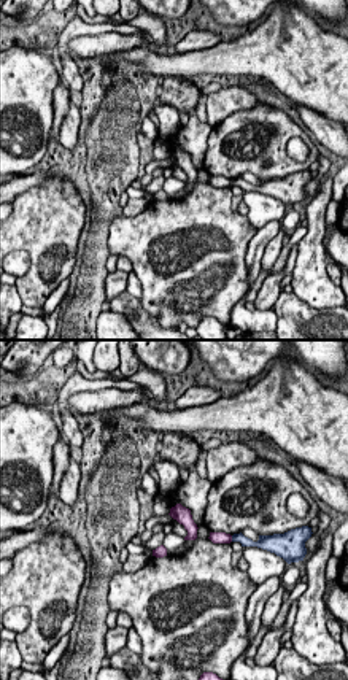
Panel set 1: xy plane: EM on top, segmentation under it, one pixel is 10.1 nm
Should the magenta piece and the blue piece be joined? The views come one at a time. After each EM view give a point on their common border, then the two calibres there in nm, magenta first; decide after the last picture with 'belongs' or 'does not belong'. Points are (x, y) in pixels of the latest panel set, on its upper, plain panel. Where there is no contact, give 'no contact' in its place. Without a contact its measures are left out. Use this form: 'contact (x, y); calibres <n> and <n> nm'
contact (231, 183); calibres 130 and 100 nm

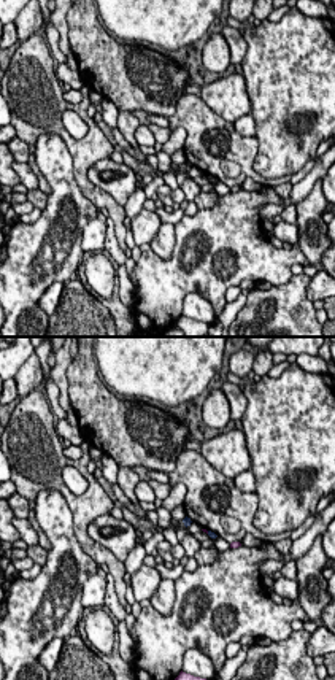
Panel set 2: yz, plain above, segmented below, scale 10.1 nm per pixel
no contact

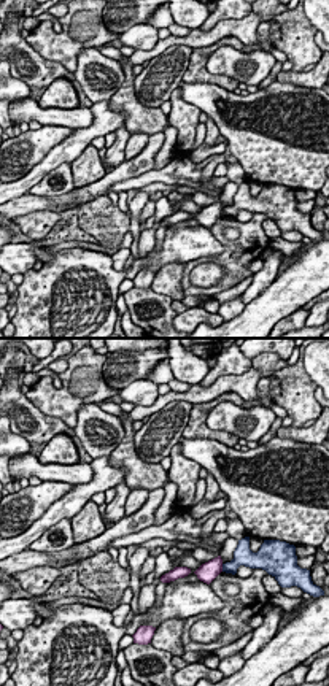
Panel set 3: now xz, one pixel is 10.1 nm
contact (221, 211); calibres 200 and 190 nm

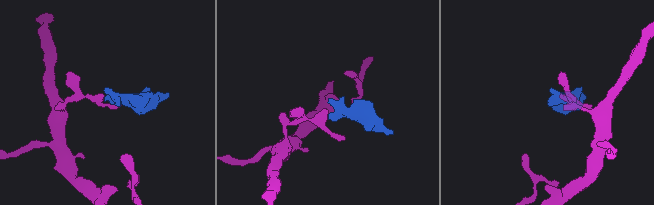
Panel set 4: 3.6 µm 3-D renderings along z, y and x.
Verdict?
does not belong

